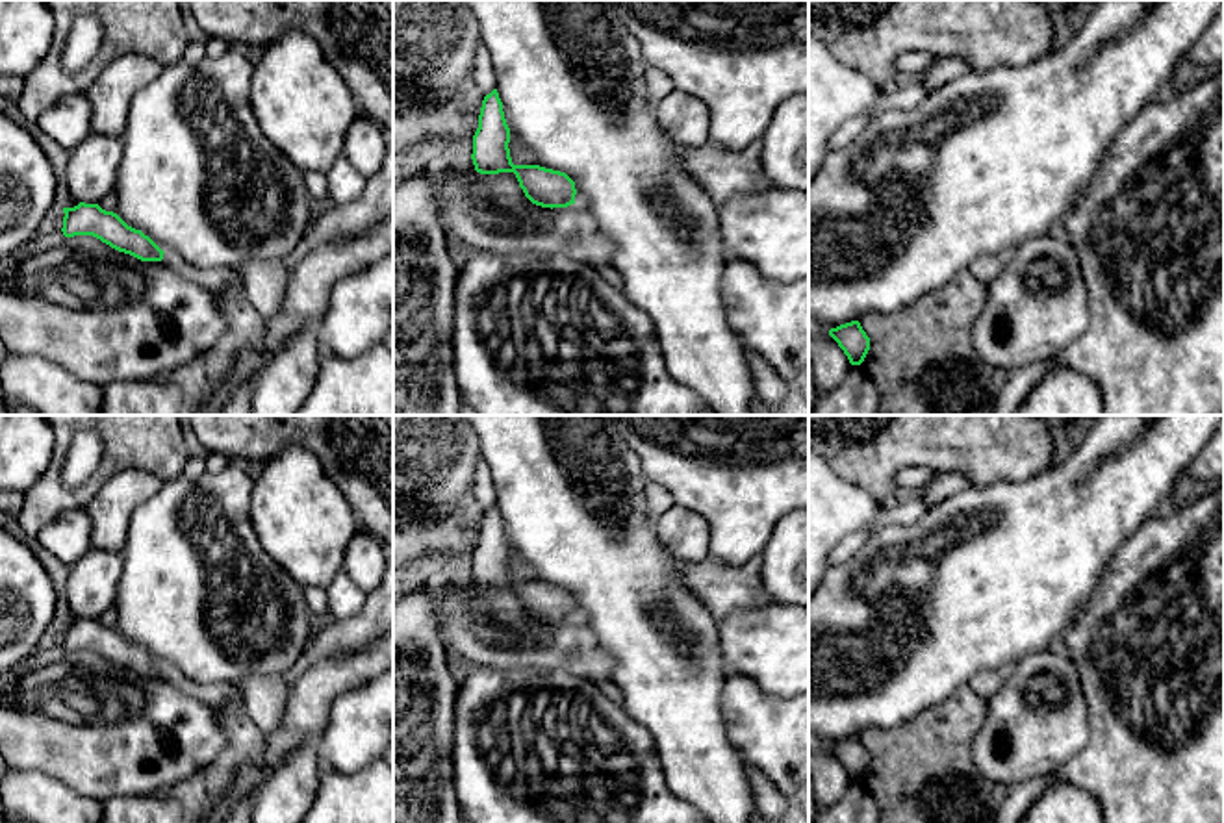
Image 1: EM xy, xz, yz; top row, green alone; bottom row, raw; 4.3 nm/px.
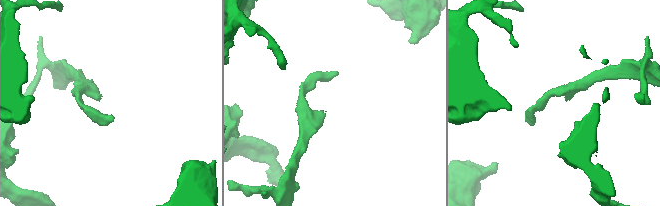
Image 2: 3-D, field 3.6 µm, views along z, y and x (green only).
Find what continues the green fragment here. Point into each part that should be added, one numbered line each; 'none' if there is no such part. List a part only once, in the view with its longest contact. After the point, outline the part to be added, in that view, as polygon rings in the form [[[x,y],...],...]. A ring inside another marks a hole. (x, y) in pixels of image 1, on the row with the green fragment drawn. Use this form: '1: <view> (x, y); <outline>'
1: xy (221, 280); [[[165,252],[163,261],[195,284],[219,295],[241,295],[243,284],[236,269],[191,269],[180,258]]]

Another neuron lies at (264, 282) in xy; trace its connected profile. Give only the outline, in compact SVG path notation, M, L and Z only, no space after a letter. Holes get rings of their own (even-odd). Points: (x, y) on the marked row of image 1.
M250 260L241 267L236 267L241 276L241 295L252 304L252 308L263 317L273 319L280 313L289 271L282 260Z

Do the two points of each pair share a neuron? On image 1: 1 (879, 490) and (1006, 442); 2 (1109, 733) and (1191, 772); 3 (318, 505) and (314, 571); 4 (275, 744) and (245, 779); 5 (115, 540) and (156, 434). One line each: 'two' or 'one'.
1: one
2: one
3: one
4: one
5: two

